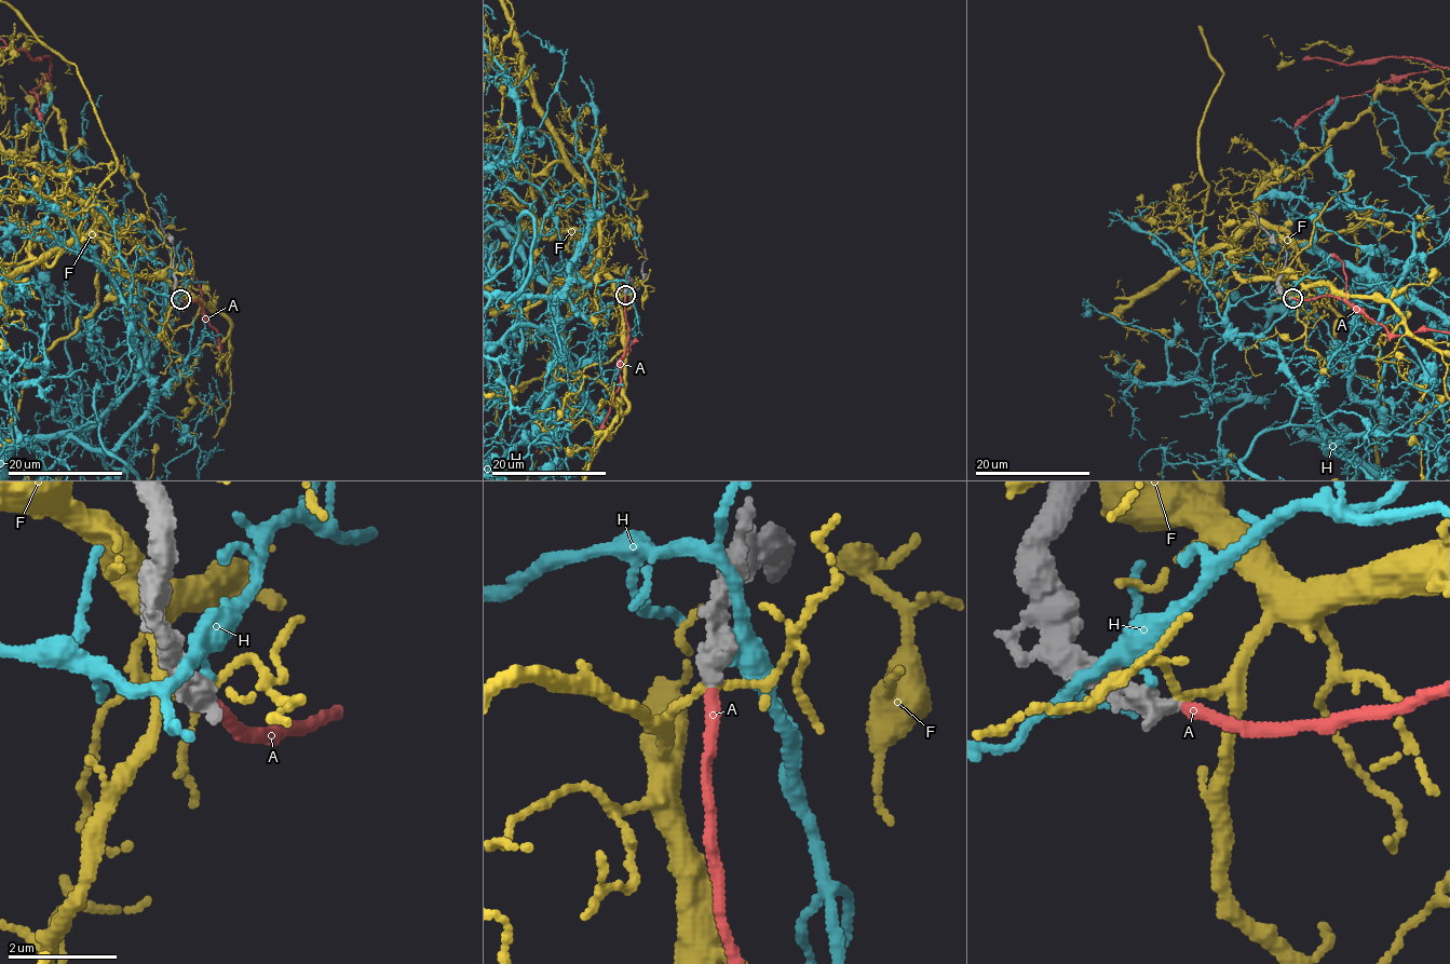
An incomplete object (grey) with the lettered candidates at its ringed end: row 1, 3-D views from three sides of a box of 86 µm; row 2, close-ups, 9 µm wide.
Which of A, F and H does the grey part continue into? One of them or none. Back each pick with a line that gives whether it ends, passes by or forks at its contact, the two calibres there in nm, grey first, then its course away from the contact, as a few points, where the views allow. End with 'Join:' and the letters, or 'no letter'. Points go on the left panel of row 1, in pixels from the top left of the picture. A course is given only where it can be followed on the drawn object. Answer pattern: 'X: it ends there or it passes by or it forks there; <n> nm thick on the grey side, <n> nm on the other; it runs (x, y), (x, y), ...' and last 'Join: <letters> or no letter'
A: it ends there; 360 nm thick on the grey side, 200 nm on the other
Join: A

